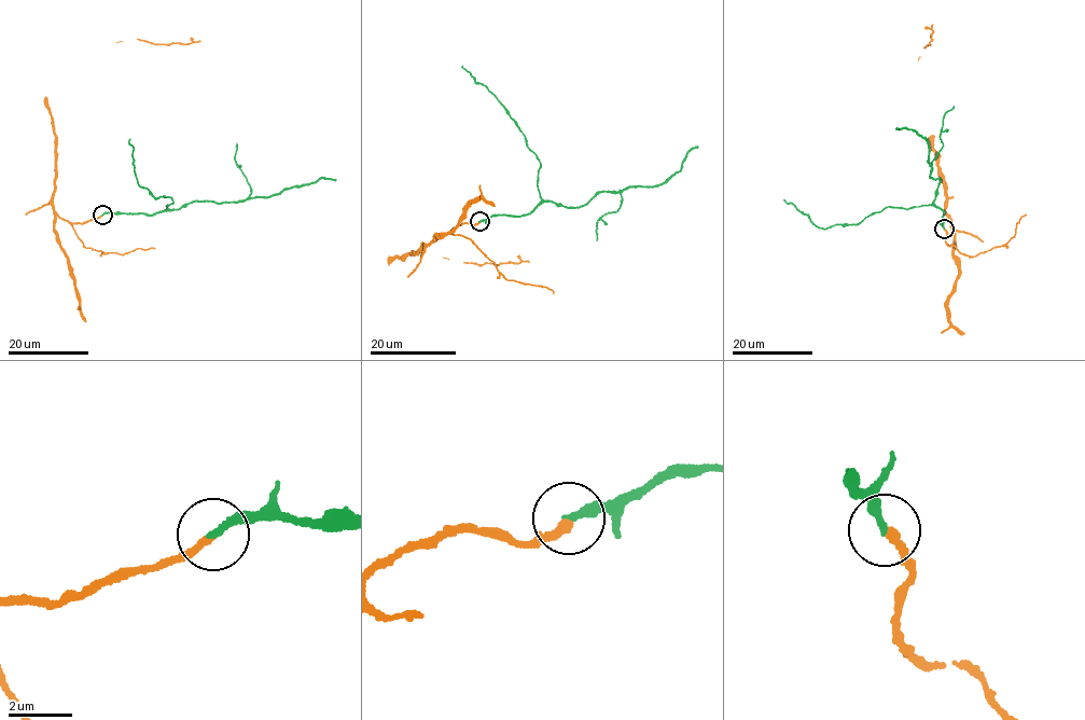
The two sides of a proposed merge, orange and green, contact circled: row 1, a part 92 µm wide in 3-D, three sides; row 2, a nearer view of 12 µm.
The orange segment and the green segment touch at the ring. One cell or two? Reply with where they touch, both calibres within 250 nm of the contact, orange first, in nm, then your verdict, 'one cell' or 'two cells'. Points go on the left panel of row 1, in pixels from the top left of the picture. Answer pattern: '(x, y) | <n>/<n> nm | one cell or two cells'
(102, 215) | 260/240 nm | one cell

